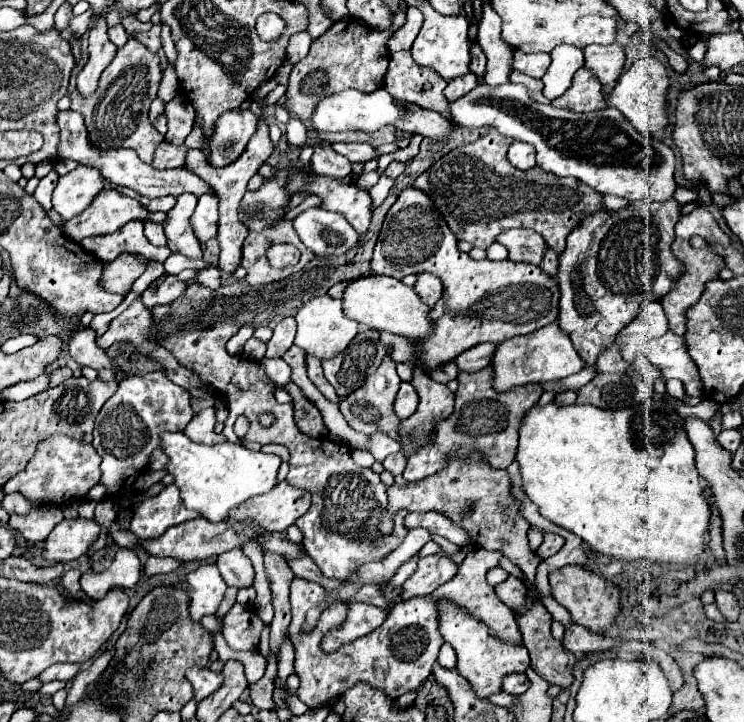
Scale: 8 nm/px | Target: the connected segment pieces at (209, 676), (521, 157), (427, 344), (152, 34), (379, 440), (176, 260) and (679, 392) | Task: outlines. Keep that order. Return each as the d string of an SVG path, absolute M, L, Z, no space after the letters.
M207 666L205 668L189 668L187 670L187 680L193 684L195 690L195 700L205 700L207 696L211 696L211 692L217 692L223 686L223 674L221 672L213 672Z
M513 142L507 152L509 162L519 170L529 170L535 166L535 148L527 142Z
M405 188L389 208L377 238L371 274L405 278L407 274L431 272L443 282L443 296L431 308L435 332L421 346L421 368L451 362L457 354L481 342L503 342L507 338L535 332L559 316L557 280L539 266L515 264L511 260L475 262L457 250L457 238L435 210L431 198L415 188Z
M153 26L149 32L133 34L133 38L141 40L151 52L159 52L161 50L161 26Z
M375 432L375 434L371 434L371 448L369 448L369 452L373 454L377 462L382 462L389 454L401 452L401 446L399 446L397 440L391 440L387 434Z
M171 254L171 256L163 262L163 266L165 266L165 272L167 272L167 274L179 274L183 268L205 268L207 264L205 264L203 260L189 260L189 258L183 256L183 254Z
M667 380L667 382L665 382L665 388L667 388L667 394L671 394L671 396L677 398L677 400L683 400L683 398L687 396L681 380Z

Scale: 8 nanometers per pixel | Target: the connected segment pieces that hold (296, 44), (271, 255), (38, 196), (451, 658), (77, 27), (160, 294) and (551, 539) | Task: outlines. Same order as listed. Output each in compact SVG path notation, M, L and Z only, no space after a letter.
M299 32L299 34L291 36L289 46L287 46L287 60L291 64L297 64L299 60L303 60L307 56L307 52L309 52L311 42L313 42L313 38L307 32Z
M277 244L277 246L271 246L267 250L267 258L269 258L271 266L285 268L285 266L299 262L299 250L289 246L289 244Z
M51 170L45 178L41 178L41 182L39 182L39 186L37 186L37 190L35 190L35 200L43 206L43 210L45 212L49 212L53 206L51 206L51 194L53 194L53 188L55 188L55 184L57 184L57 172L55 170Z
M443 644L441 646L441 652L439 652L439 658L437 658L437 662L441 664L441 666L445 666L445 668L455 668L455 652L453 652L453 648L449 646L449 644Z
M91 8L87 10L87 12L83 12L81 16L73 16L71 18L71 26L67 28L67 30L63 30L61 32L61 36L65 38L65 40L69 40L71 38L71 34L77 34L77 36L83 36L85 32L87 32L87 28L89 28L89 22L93 20L93 12L91 12Z
M169 275L157 288L147 288L141 298L147 308L155 304L171 304L173 300L181 298L187 290L187 282L179 282L174 275Z
M545 532L545 538L543 538L543 544L537 548L537 554L545 560L553 554L557 554L561 550L561 546L565 544L565 540L559 536L559 534L551 534L551 532Z

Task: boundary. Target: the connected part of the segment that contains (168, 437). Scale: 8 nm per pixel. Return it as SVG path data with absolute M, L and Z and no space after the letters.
M165 432L161 434L163 452L171 458L167 472L175 476L173 484L181 490L181 498L187 508L197 510L203 518L213 522L227 522L229 512L245 504L253 496L271 492L277 484L277 470L281 458L277 454L263 454L243 448L239 444L197 444L191 442L183 432Z

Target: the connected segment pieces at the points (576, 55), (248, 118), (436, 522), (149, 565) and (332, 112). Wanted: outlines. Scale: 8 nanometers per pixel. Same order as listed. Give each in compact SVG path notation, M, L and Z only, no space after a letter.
M559 46L551 52L551 58L553 62L545 72L545 76L541 78L545 84L543 94L549 100L561 96L567 90L567 86L571 86L573 72L579 70L583 64L583 50L575 46Z
M235 110L221 114L209 142L209 162L213 166L225 166L237 160L251 136L255 134L257 124L259 120L251 110Z
M409 512L405 518L405 524L407 524L407 528L423 526L431 534L445 536L447 540L455 542L461 548L473 548L473 542L467 536L467 532L463 532L463 528L453 524L453 520L449 520L449 516L443 516L441 512L425 512L425 514L423 512Z
M149 556L149 560L145 562L145 574L147 576L155 576L155 574L165 574L165 572L173 572L175 568L181 566L181 560L175 558L159 558L159 556Z
M379 88L371 94L365 92L355 92L355 90L343 90L339 94L327 96L321 100L315 108L315 114L311 118L311 126L319 132L341 132L341 130L351 130L351 132L375 132L377 128L385 126L395 126L397 120L407 116L407 108L399 106L397 100L385 90Z

